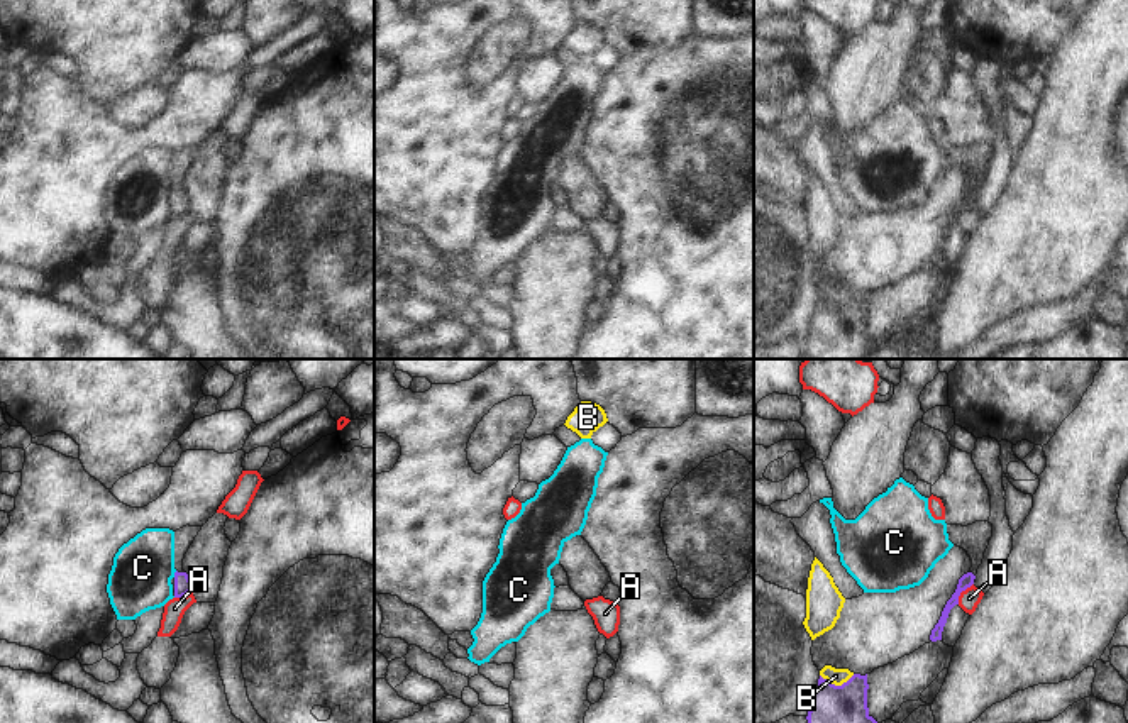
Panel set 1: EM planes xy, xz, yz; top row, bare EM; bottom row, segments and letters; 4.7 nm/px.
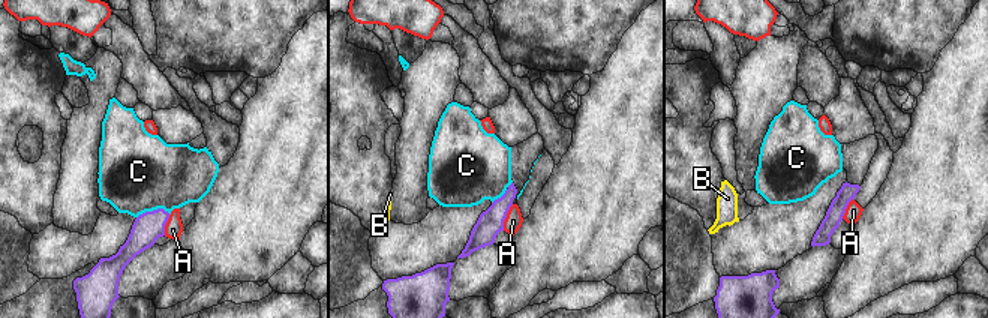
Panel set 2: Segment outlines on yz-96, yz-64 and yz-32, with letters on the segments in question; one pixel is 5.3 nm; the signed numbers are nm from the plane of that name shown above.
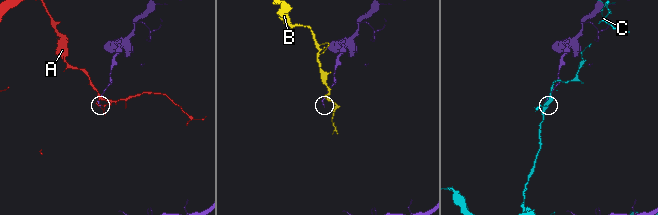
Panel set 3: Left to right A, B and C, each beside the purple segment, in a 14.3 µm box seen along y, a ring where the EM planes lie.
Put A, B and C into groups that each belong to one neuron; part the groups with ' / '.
A / B / C

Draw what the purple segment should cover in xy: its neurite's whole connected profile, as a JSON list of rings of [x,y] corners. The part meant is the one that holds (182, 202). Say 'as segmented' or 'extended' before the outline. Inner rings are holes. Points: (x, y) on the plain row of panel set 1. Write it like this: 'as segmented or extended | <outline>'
extended | [[[186,146],[174,152],[174,190],[176,193],[174,193],[174,198],[171,200],[174,218],[183,218],[191,212],[191,201],[188,195],[183,191],[183,179],[200,151],[202,147]]]

